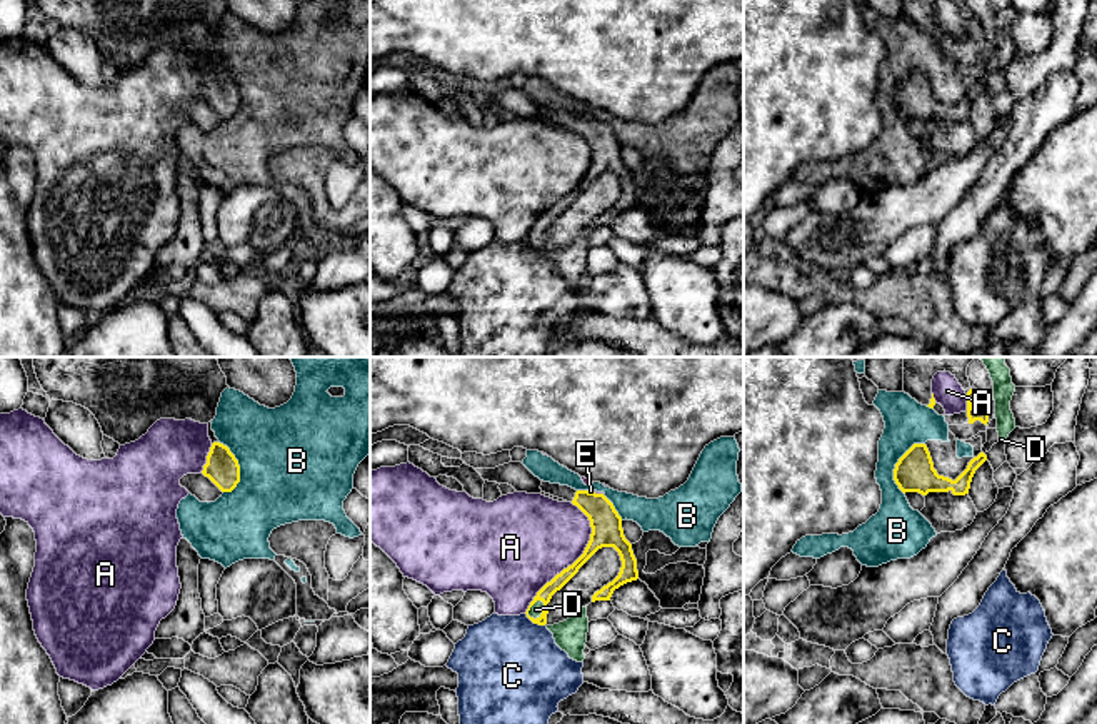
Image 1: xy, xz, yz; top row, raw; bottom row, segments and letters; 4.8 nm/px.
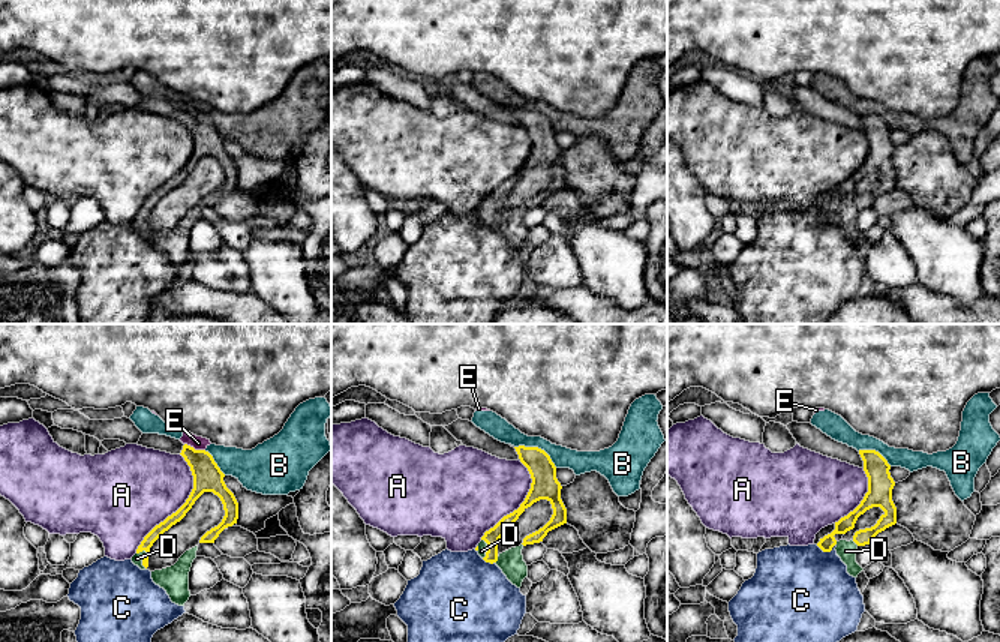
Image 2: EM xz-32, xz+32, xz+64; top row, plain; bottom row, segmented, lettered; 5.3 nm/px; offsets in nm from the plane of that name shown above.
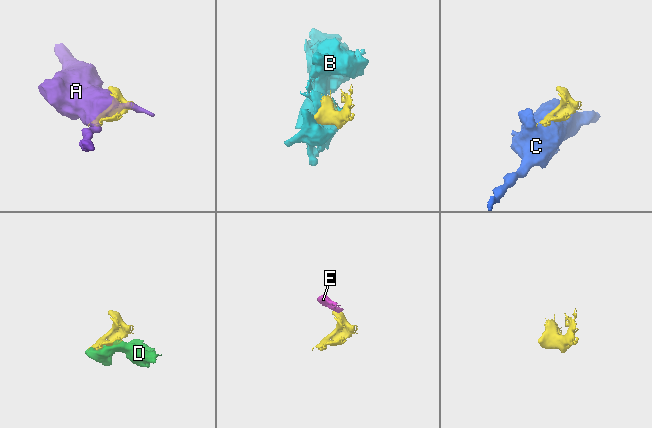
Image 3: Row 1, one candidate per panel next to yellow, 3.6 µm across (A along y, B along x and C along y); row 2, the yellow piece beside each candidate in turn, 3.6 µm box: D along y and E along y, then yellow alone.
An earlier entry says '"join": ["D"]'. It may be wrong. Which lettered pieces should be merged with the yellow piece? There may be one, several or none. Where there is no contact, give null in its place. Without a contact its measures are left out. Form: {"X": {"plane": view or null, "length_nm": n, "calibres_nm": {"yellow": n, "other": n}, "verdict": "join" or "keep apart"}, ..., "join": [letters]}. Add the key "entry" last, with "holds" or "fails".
{"A": {"plane": "xz", "length_nm": 600, "calibres_nm": {"yellow": 150, "other": 440}, "verdict": "keep apart"}, "B": {"plane": "xy", "length_nm": 260, "calibres_nm": {"yellow": 160, "other": 500}, "verdict": "keep apart"}, "C": {"plane": "xz", "length_nm": 120, "calibres_nm": {"yellow": 70, "other": 500}, "verdict": "keep apart"}, "D": {"plane": "xz", "length_nm": 110, "calibres_nm": {"yellow": 70, "other": 60}, "verdict": "join"}, "E": {"plane": "xz", "length_nm": 80, "calibres_nm": {"yellow": 150, "other": 20}, "verdict": "keep apart"}, "join": ["D"], "entry": "holds"}

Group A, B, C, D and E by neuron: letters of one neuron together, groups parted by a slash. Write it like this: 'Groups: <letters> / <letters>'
Groups: A / B E / C / D

